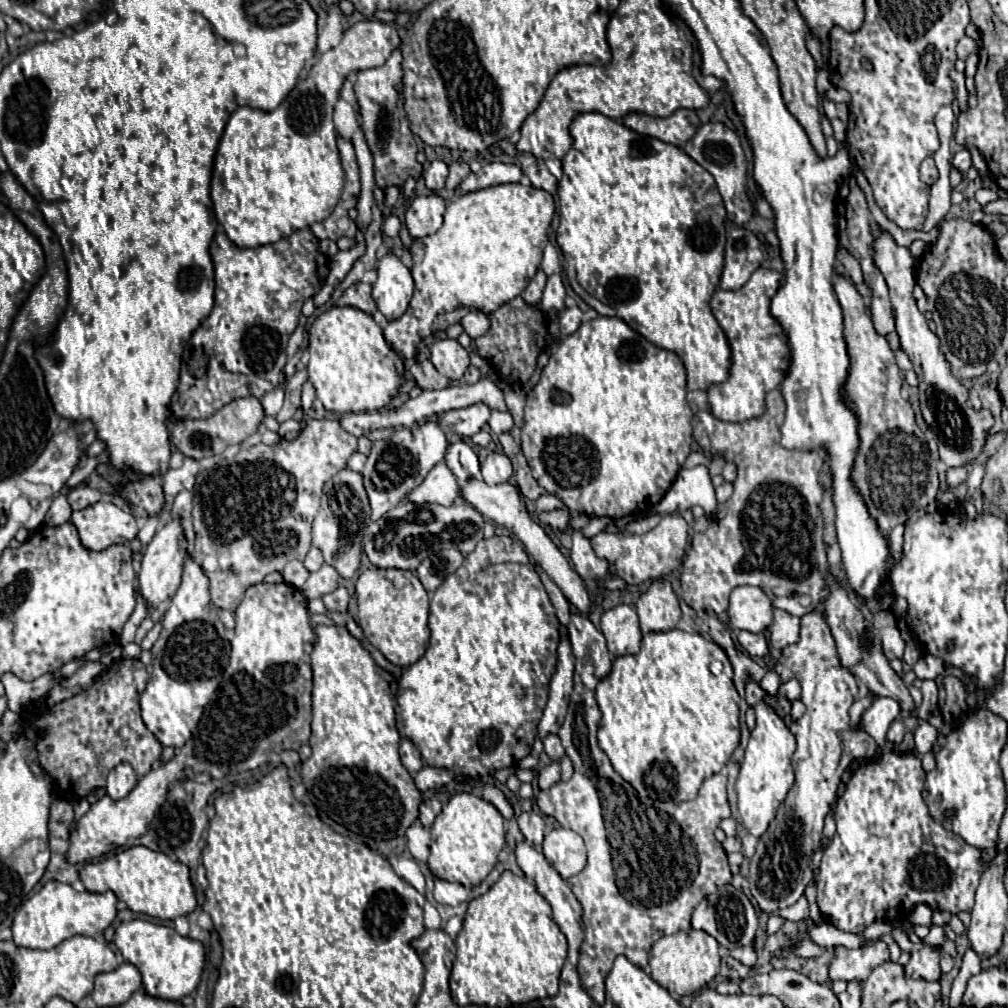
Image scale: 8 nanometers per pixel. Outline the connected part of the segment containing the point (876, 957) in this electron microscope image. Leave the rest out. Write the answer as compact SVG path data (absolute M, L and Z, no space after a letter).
M882 940L870 942L870 944L856 948L856 950L838 946L836 958L830 964L828 978L832 982L834 980L846 980L846 982L858 980L860 984L864 984L866 978L870 976L870 972L888 960L890 960L888 946Z

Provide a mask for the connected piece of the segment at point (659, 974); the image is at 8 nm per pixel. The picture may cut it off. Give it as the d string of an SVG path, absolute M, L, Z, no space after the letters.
M688 930L688 932L662 936L658 942L652 944L650 968L652 968L652 974L650 974L652 980L664 986L670 994L676 994L676 996L696 994L718 974L718 968L720 968L718 942L704 930Z

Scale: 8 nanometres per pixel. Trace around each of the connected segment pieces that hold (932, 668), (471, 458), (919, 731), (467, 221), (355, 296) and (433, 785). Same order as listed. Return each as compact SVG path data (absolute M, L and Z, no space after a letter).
M922 654L914 664L914 672L920 680L934 680L936 676L944 674L944 660L934 654Z
M452 442L448 448L450 448L450 452L446 454L446 464L454 470L460 484L464 484L466 480L480 474L478 456L470 450L470 446L466 442Z
M918 720L918 726L916 726L916 732L914 732L914 740L916 740L916 750L920 756L924 756L926 752L930 752L932 744L936 742L936 728L930 726L926 720Z
M500 184L482 188L476 192L468 192L458 196L444 212L442 228L424 238L414 238L410 246L412 254L412 276L416 282L416 292L410 300L408 310L388 322L384 328L384 338L388 344L402 354L406 360L414 358L422 336L430 336L436 330L446 330L450 324L460 322L460 318L468 312L466 308L476 308L486 314L498 310L508 300L520 296L528 286L530 278L536 274L542 262L542 250L548 244L548 226L554 216L554 198L546 190L522 184Z
M358 282L354 286L350 286L338 300L338 306L354 306L358 310L364 310L366 314L374 314L376 312L376 304L372 300L372 286Z
M424 766L414 776L414 782L416 782L420 792L424 792L424 790L440 790L440 788L448 786L454 780L456 780L456 772L446 770L446 768L432 768L432 766Z

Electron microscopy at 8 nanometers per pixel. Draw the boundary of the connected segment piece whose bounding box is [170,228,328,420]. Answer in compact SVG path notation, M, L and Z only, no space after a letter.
M310 228L258 248L238 248L224 230L216 232L210 246L216 272L214 308L192 336L192 344L202 352L206 350L208 368L204 374L204 358L184 360L176 388L178 400L170 406L178 420L208 418L234 400L238 392L232 386L234 376L228 372L258 376L276 388L278 374L286 364L286 344L298 326L302 304L316 294L316 288L322 288L322 270L328 276L328 258L318 252L318 244L320 240Z

